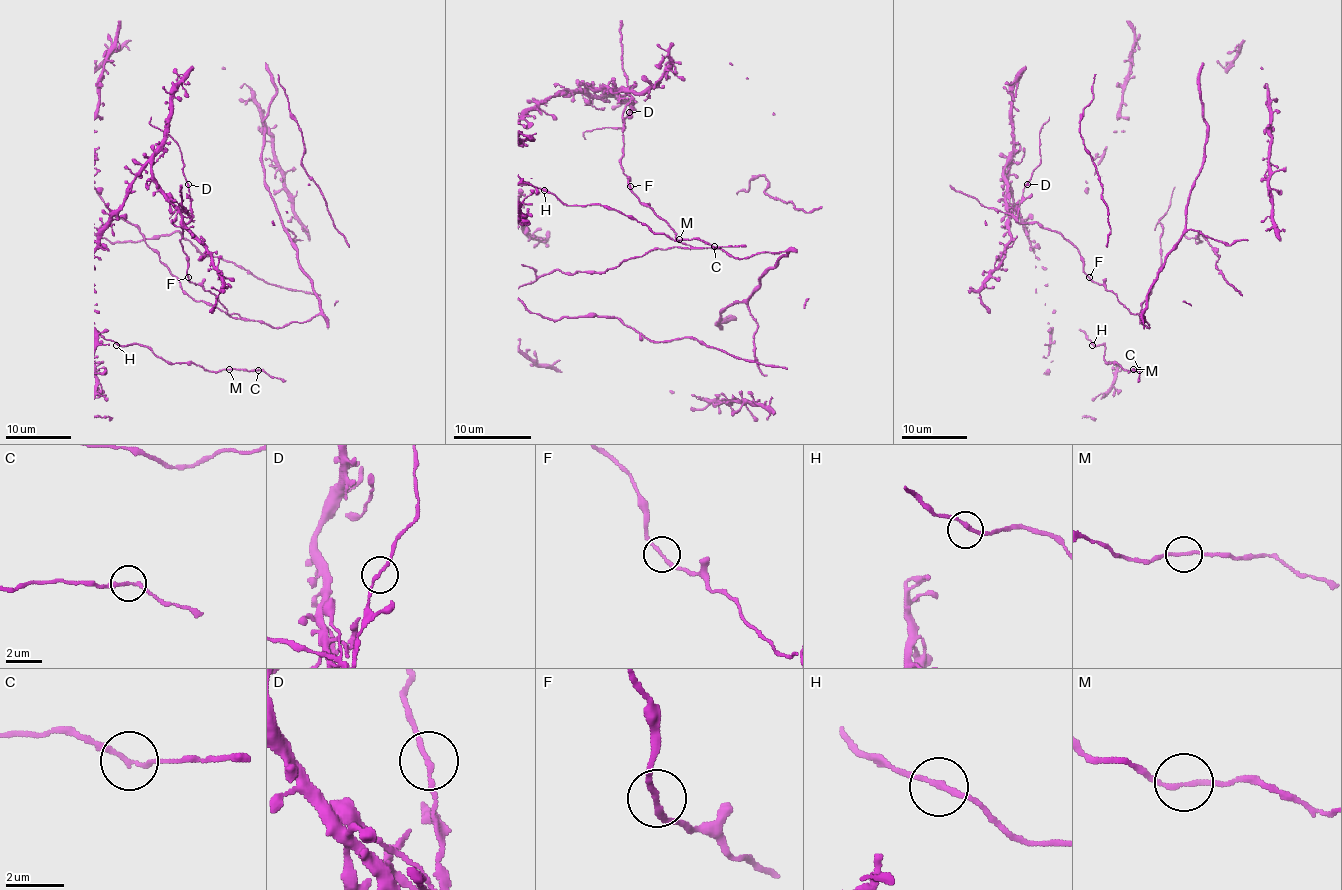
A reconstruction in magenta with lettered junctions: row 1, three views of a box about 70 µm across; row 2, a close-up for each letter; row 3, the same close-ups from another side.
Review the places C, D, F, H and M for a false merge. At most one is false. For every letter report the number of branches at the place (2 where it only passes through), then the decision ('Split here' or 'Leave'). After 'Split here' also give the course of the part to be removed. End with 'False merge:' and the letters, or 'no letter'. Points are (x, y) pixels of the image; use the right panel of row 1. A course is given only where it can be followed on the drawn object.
C: Branches: 2. Leave
D: Branches: 2. Split here. Course of the part to remove: (1026, 184), (1039, 164), (1039, 131), (1049, 116)
F: Branches: 2. Leave
H: Branches: 2. Leave
M: Branches: 2. Leave
False merge: D

